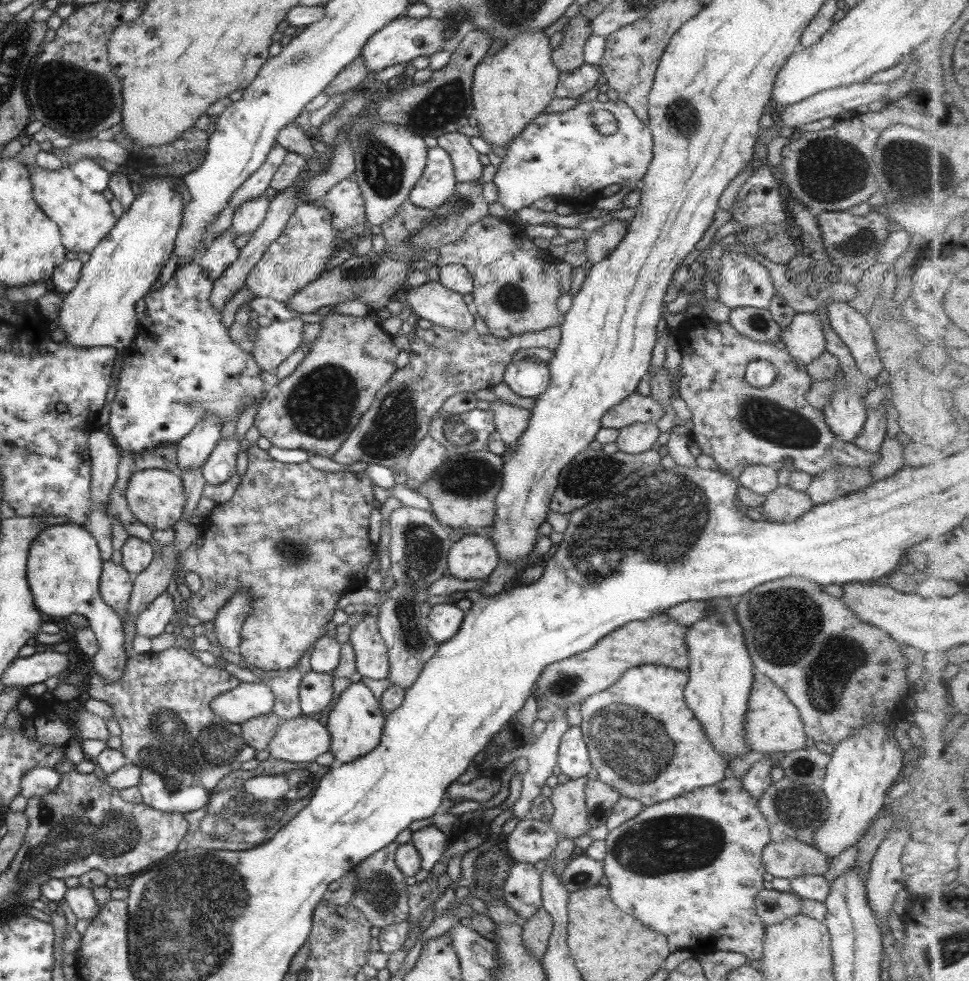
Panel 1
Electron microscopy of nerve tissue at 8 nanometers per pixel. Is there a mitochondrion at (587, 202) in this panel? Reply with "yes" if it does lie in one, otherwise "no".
no

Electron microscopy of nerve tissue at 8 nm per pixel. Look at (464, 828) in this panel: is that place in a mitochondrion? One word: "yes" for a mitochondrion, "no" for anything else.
no

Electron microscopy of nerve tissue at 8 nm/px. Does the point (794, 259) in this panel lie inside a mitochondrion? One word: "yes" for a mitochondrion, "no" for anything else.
no

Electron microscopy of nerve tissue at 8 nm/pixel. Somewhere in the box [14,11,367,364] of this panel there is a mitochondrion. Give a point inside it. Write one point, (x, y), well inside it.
(90, 107)

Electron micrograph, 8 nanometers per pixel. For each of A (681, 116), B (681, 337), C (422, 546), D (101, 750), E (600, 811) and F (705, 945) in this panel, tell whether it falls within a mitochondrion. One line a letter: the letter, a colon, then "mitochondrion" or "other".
A: mitochondrion
B: other
C: mitochondrion
D: other
E: mitochondrion
F: other

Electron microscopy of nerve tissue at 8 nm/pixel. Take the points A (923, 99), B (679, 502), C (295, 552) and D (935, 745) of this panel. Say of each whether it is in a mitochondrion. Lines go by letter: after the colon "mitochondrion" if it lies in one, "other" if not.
A: other
B: mitochondrion
C: mitochondrion
D: other

